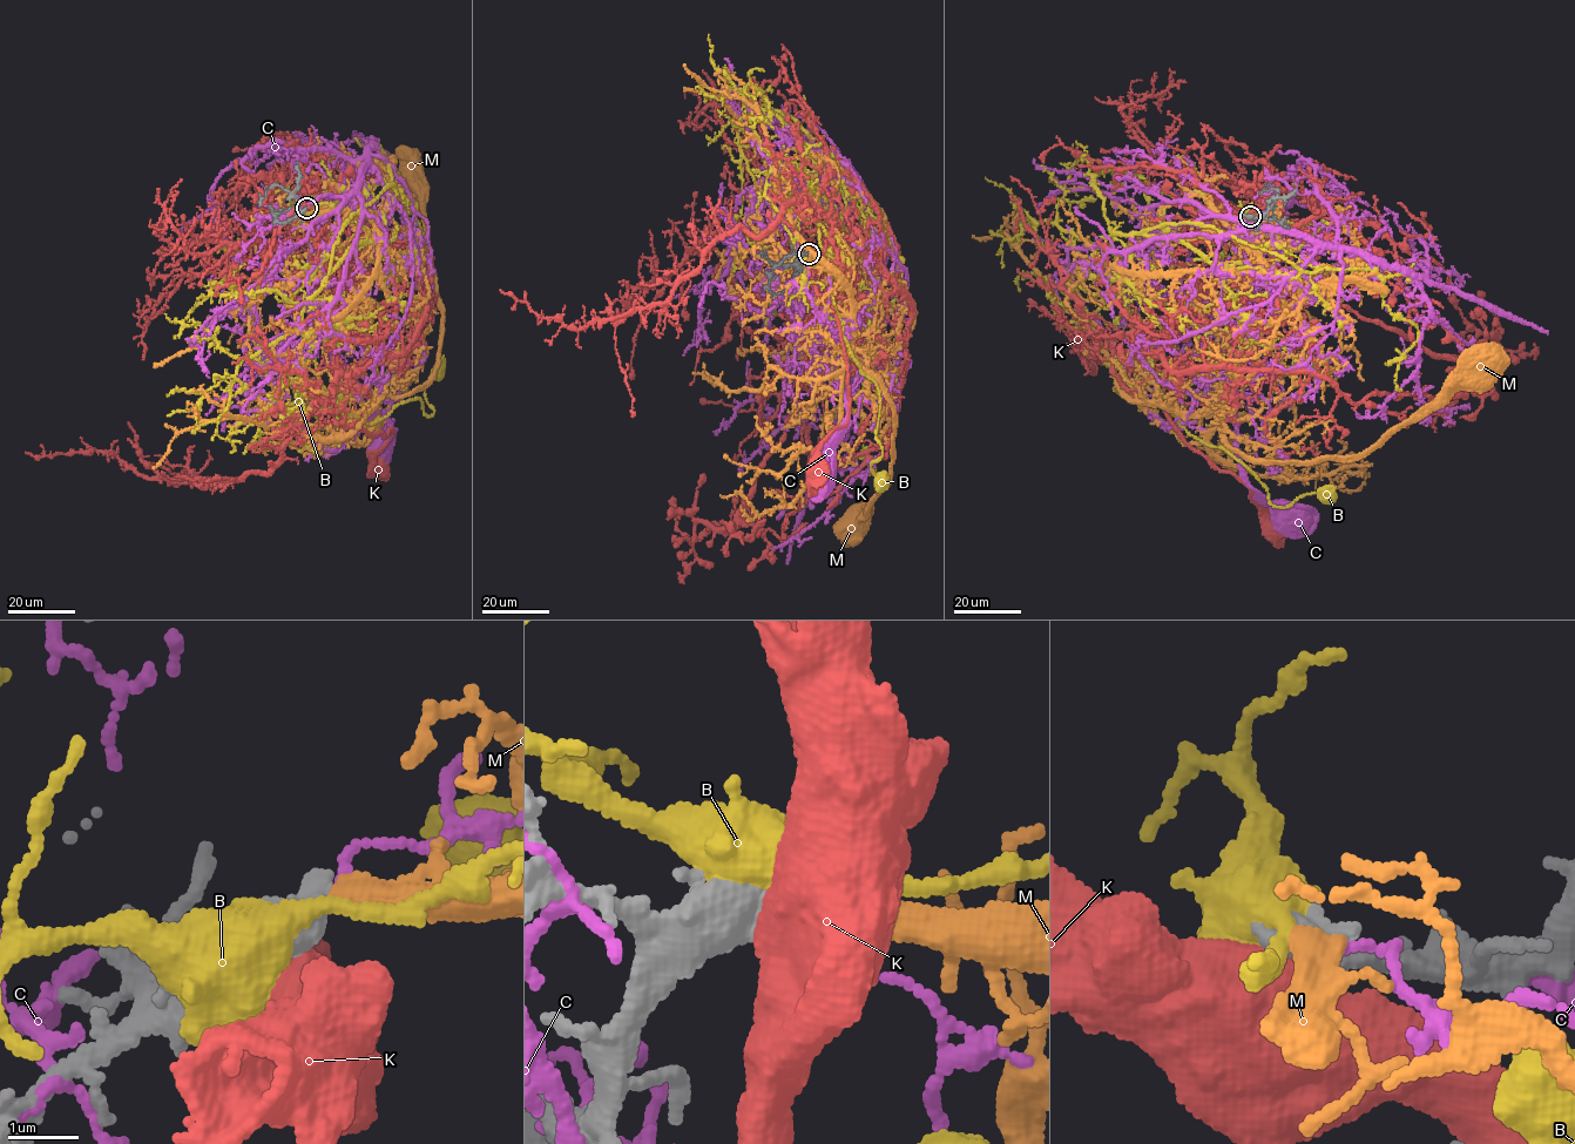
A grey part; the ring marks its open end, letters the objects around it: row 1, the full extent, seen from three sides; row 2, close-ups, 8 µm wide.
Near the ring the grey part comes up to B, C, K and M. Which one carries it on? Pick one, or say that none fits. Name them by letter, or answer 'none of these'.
M

